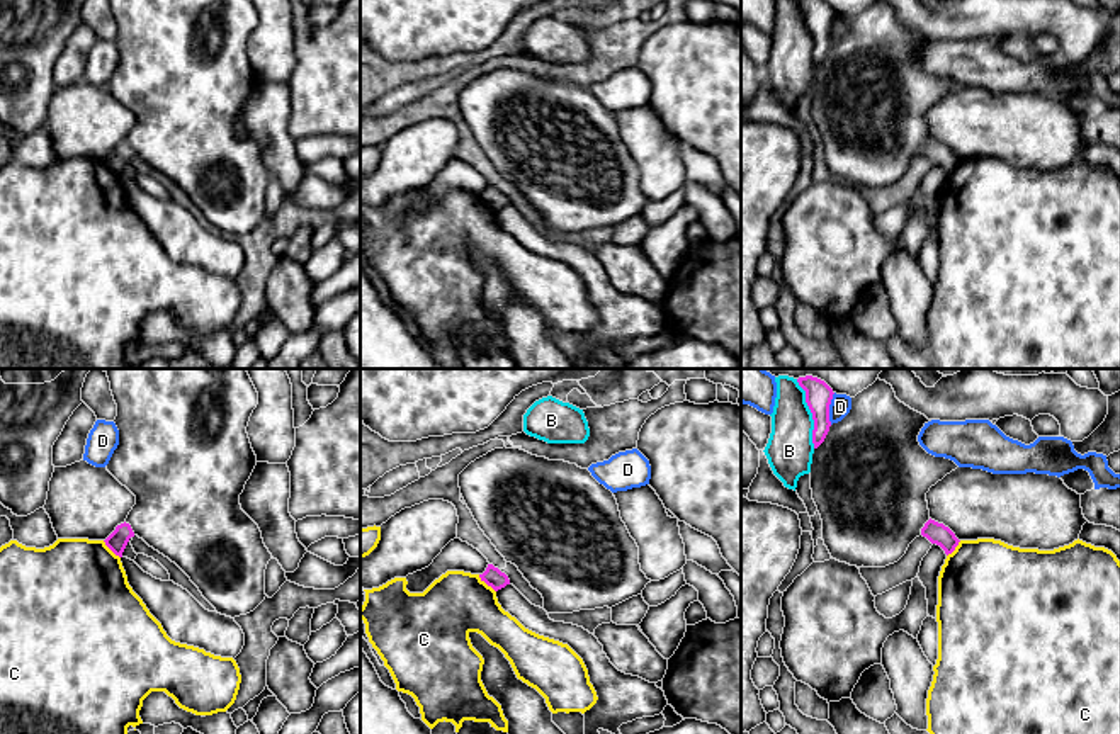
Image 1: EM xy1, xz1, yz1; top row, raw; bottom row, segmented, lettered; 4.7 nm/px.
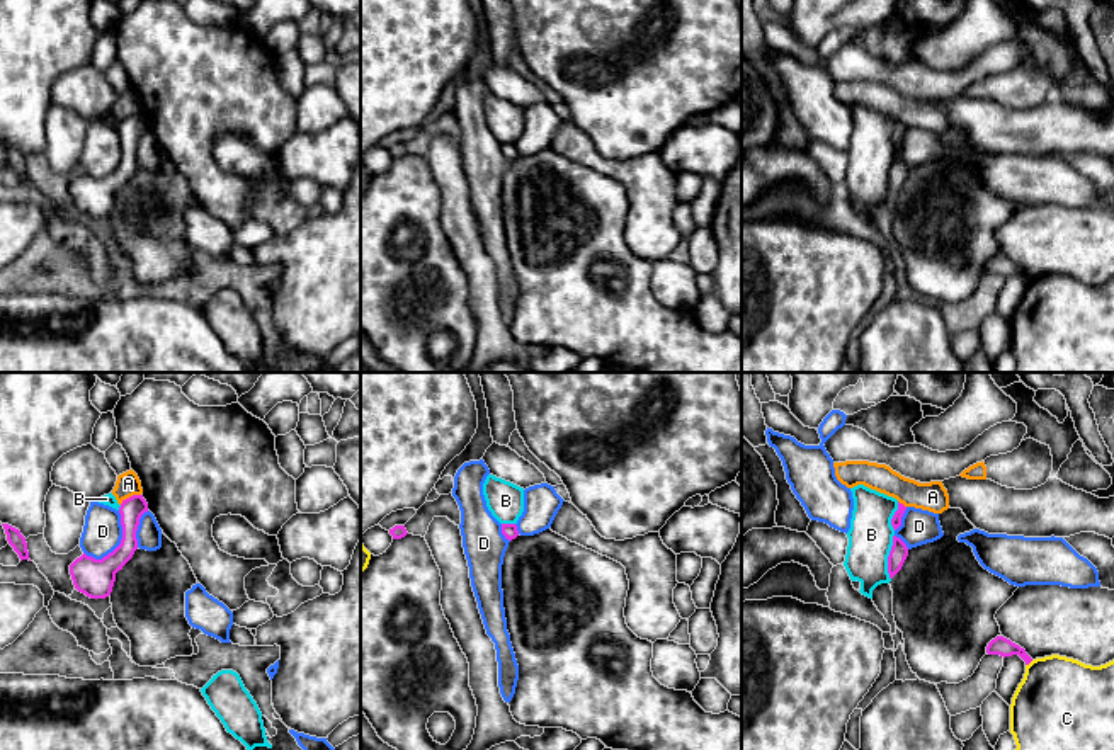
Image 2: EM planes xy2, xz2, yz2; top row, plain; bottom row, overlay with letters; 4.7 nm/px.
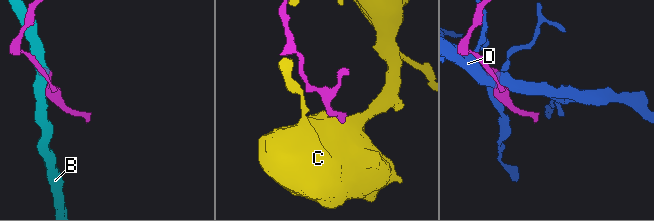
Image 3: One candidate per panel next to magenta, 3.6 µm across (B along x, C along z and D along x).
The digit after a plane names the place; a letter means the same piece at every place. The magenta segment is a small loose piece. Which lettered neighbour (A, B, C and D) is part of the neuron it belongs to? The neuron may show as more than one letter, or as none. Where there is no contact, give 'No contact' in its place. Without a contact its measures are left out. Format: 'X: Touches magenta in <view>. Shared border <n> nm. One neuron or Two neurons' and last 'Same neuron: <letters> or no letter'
A: Touches magenta in xy2. Shared border 120 nm. Two neurons
B: Touches magenta in yz1. Shared border 340 nm. Two neurons
C: Touches magenta in xz1. Shared border 120 nm. Two neurons
D: Touches magenta in xy2. Shared border 280 nm. Two neurons
Same neuron: no letter

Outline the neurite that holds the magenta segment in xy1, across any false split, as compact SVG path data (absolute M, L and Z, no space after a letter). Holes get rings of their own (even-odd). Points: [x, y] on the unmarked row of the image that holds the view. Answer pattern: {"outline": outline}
{"outline": "M121 143L116 150L104 160L105 165L119 177L136 178L136 172L131 165L134 151L129 143Z"}

